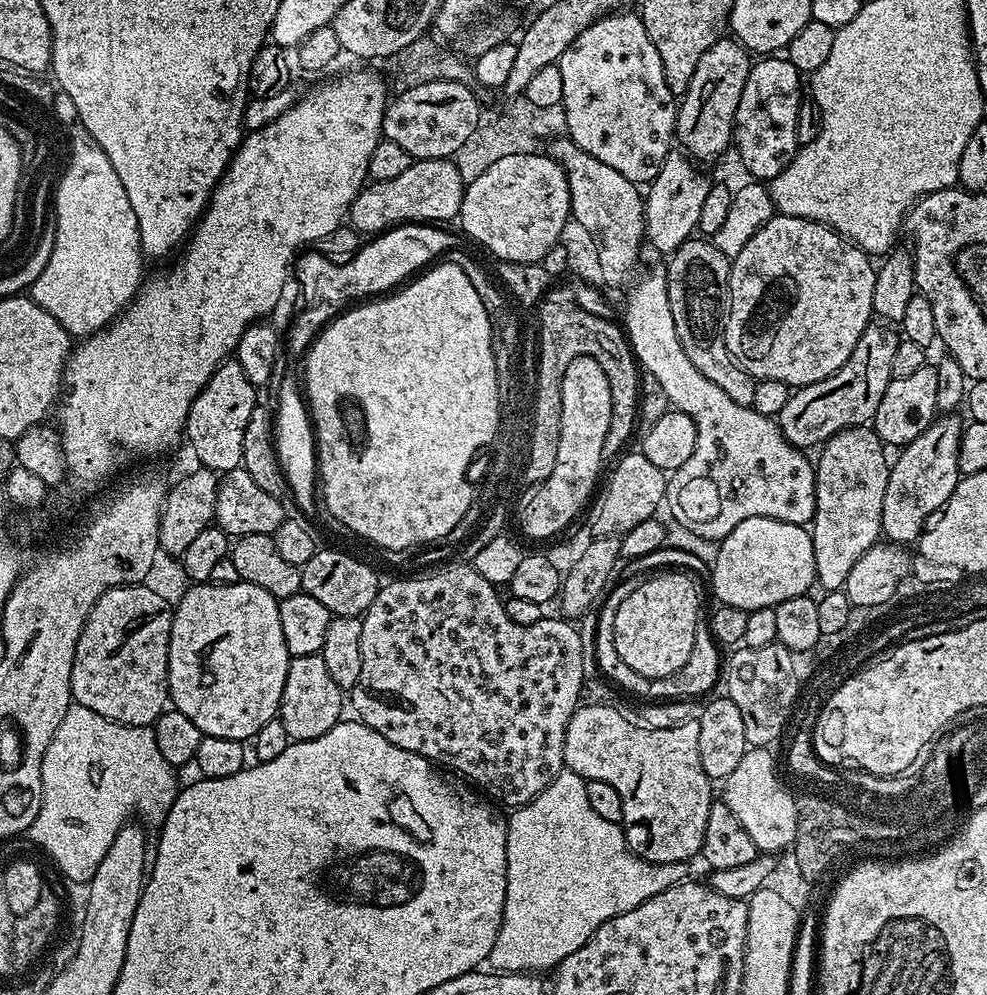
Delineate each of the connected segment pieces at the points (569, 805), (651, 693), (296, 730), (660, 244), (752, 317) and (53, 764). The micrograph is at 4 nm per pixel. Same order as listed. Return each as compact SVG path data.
M565 770L558 773L550 782L550 786L546 786L546 790L542 790L528 804L519 805L513 812L516 813L512 817L509 815L506 820L508 825L506 862L508 865L506 866L506 902L502 914L502 926L498 930L498 938L494 938L494 950L490 950L487 958L487 963L495 971L544 974L547 968L548 971L555 969L556 965L566 958L570 958L570 954L574 954L574 950L578 950L578 946L585 944L594 934L594 930L598 930L598 926L602 926L602 922L614 918L618 914L626 914L630 910L634 910L634 906L642 906L642 902L654 898L654 894L662 894L662 890L666 890L670 886L683 884L689 875L687 863L655 864L646 862L641 856L635 856L628 848L623 827L614 822L606 822L606 818L598 818L598 813L590 806L590 798L586 795L586 781L573 772Z
M611 607L599 609L600 617L596 620L596 664L600 672L612 684L617 684L624 692L637 696L640 700L692 700L695 696L707 697L712 687L722 680L722 656L720 660L721 645L716 643L712 631L706 626L697 627L694 634L694 650L690 650L690 658L682 665L682 670L670 674L666 678L646 678L639 676L626 662L622 662L618 650L614 650L614 638L612 637L612 613Z
M319 654L293 656L289 659L286 686L282 690L278 713L282 726L286 726L289 741L313 740L326 734L326 730L340 723L342 719L340 711L343 708L346 708L345 693L338 686L338 682L330 678L326 670L326 662Z
M683 151L669 152L662 170L646 188L644 196L644 239L647 247L656 252L671 254L697 231L698 213L712 184L696 168L697 165Z
M774 214L754 234L741 252L731 261L732 273L728 279L728 319L724 322L724 337L730 354L742 367L756 377L757 381L773 380L782 382L788 389L795 390L805 388L814 382L822 382L830 378L854 354L854 346L858 346L858 338L862 338L864 331L870 327L873 319L872 303L874 302L874 278L876 268L867 252L827 228L825 224L819 224L806 218L794 218L793 216L781 216Z
M74 702L66 710L66 718L62 718L62 722L58 722L58 730L54 730L54 738L50 738L50 746L46 746L46 754L42 758L42 806L38 810L38 818L34 818L32 823L30 837L32 836L33 842L60 867L62 875L69 876L72 880L87 882L92 879L94 870L98 870L98 862L102 862L114 834L118 834L120 827L129 823L135 817L132 816L135 812L141 816L141 818L139 817L141 821L149 820L153 826L163 824L170 806L176 801L178 791L176 772L177 769L168 764L166 758L162 758L162 754L158 750L155 727L143 728L142 726L115 724L106 718L102 718L102 714L94 714L94 710L86 710L86 706Z

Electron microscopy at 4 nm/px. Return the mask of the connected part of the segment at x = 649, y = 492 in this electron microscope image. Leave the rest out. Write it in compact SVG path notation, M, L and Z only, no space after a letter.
M639 450L627 452L625 451L623 453L625 456L617 462L616 469L609 474L608 481L606 481L606 476L602 487L595 493L594 499L591 501L592 528L596 536L615 536L629 532L634 526L638 526L638 522L646 522L653 519L659 513L656 511L659 508L661 511L662 505L665 503L666 493L668 491L668 476L662 470L658 470L658 466L654 466L654 462L649 462L643 452Z

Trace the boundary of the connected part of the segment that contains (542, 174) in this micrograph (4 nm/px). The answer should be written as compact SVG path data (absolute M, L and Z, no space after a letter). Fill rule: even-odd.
M531 150L499 159L474 182L466 185L458 224L464 227L464 232L470 239L477 240L486 251L493 252L497 261L538 264L555 244L561 243L563 228L571 215L572 199L564 167L539 151Z

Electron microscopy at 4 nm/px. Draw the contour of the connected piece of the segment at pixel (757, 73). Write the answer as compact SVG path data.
M772 54L767 58L755 61L746 78L746 86L742 86L742 98L738 98L736 126L734 129L734 152L740 155L744 168L751 179L756 182L771 182L795 158L798 151L798 110L802 93L800 93L802 74L796 67L779 55Z

